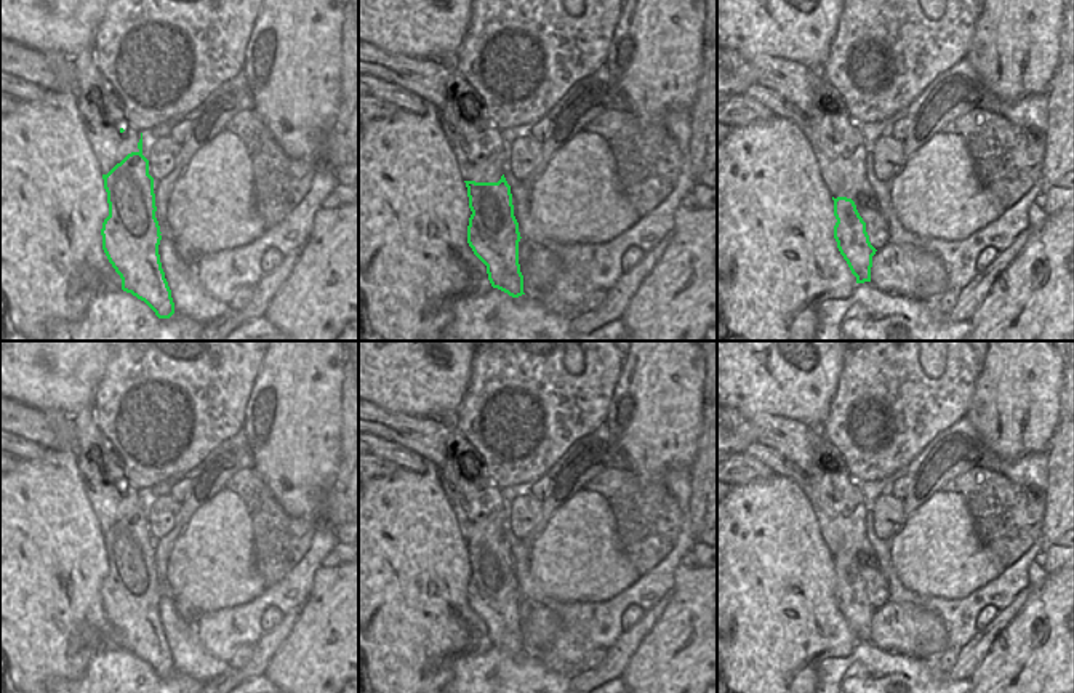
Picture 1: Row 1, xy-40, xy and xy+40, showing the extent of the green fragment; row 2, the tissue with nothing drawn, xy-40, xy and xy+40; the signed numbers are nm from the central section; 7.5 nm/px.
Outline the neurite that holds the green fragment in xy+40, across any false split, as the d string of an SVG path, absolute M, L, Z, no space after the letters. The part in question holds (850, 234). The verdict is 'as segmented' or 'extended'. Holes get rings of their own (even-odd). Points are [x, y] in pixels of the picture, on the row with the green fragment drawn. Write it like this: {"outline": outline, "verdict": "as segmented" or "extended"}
{"outline": "M834 198L834 238L844 259L847 261L856 283L871 282L872 256L876 248L869 242L866 222L860 216L852 198Z", "verdict": "as segmented"}

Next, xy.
{"outline": "M504 174L498 182L464 181L469 208L467 243L487 266L493 288L519 298L523 275L519 264L519 222L514 216L511 186Z", "verdict": "as segmented"}

